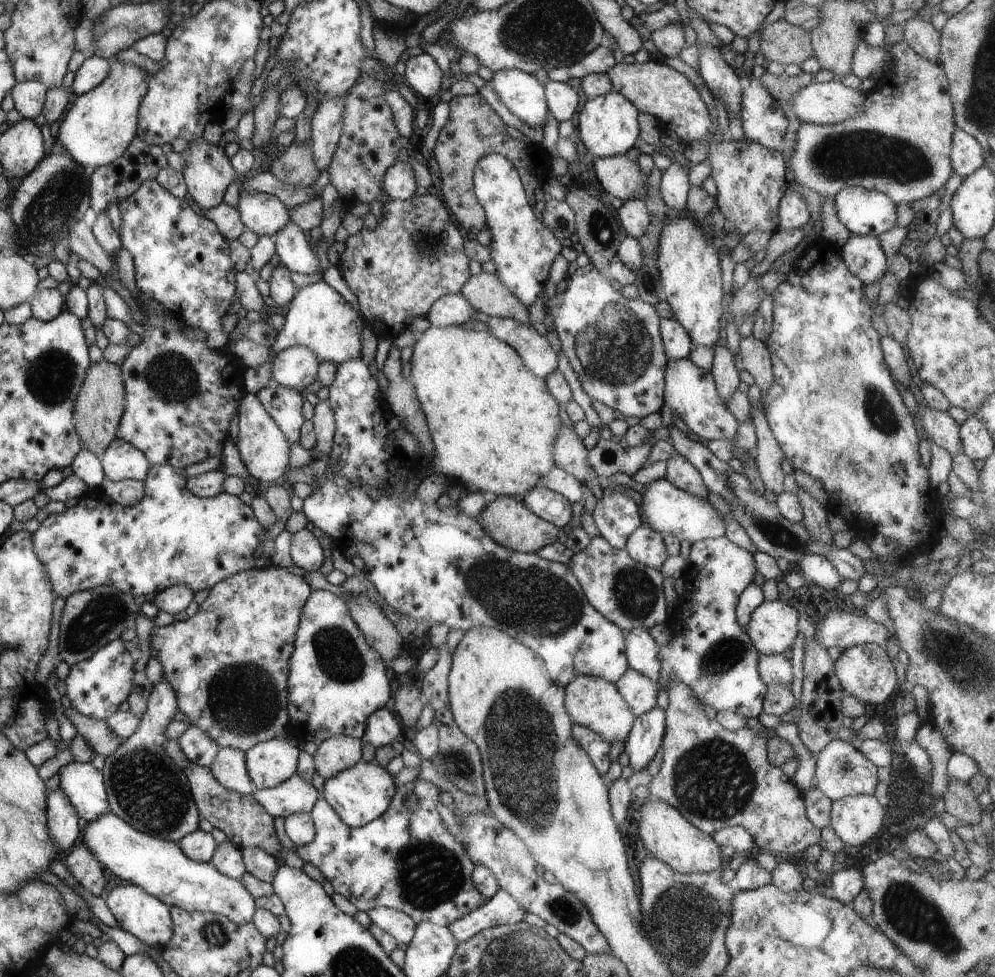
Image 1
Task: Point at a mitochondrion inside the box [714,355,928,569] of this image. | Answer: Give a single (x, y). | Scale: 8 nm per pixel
(782, 536)

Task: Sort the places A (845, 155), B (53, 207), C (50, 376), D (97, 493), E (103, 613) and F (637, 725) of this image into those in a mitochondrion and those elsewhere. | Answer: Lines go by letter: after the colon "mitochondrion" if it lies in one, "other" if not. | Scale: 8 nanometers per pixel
A: mitochondrion
B: mitochondrion
C: mitochondrion
D: other
E: mitochondrion
F: other

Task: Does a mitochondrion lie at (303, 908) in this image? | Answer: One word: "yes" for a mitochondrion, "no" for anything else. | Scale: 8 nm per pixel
no

